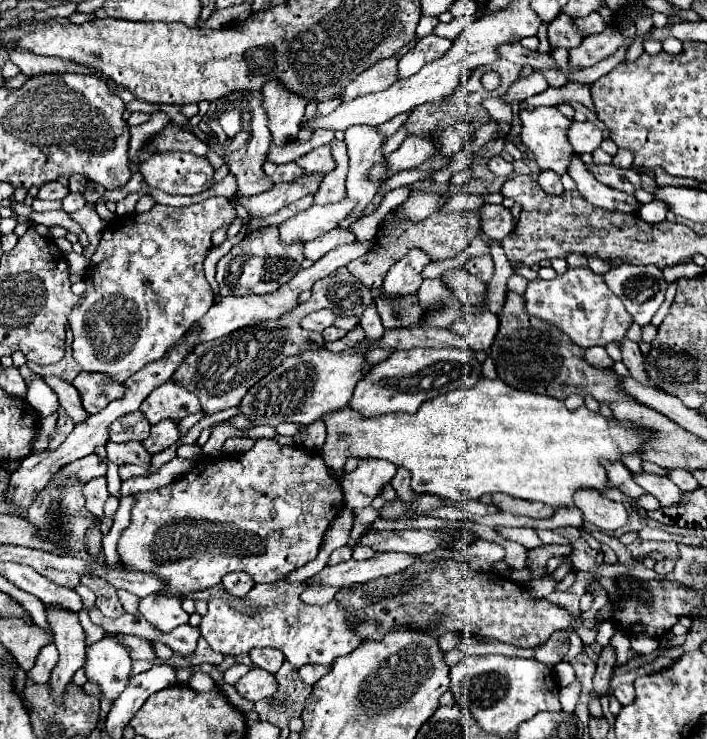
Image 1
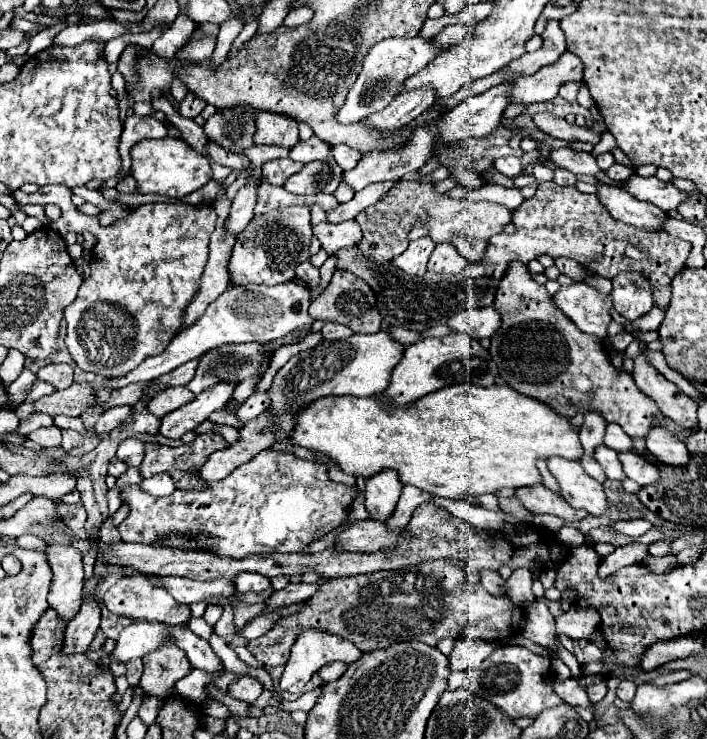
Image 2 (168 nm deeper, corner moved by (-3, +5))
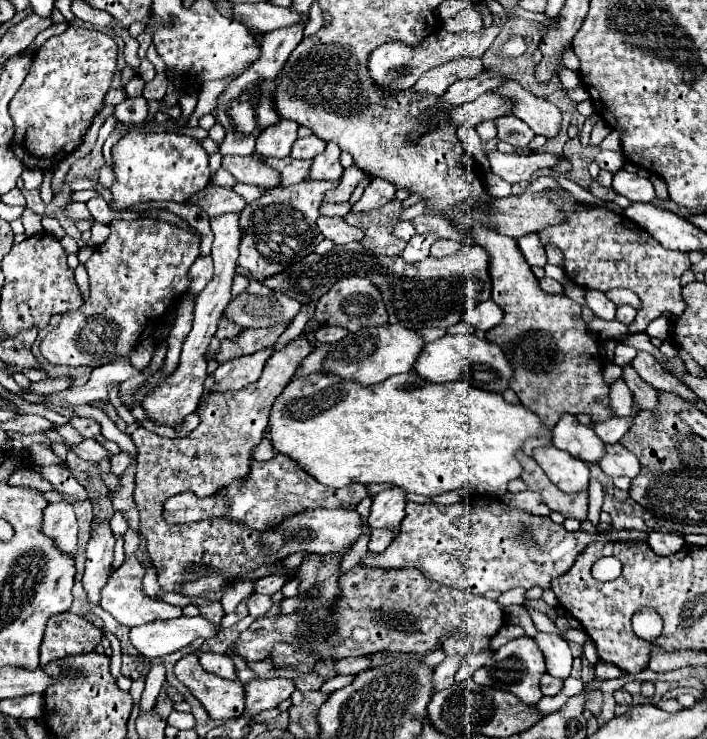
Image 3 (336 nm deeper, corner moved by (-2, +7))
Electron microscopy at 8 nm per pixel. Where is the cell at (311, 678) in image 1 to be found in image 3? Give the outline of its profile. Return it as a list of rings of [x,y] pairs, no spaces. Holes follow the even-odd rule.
[[[346,657],[336,663],[336,671],[342,675],[348,673],[362,673],[364,669],[370,669],[370,657]]]

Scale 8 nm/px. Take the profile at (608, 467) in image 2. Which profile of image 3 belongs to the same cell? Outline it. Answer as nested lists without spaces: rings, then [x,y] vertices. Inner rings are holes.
[[[564,413],[554,425],[552,445],[562,451],[568,451],[570,455],[586,463],[596,463],[598,457],[602,457],[604,453],[604,443],[594,433],[594,429],[578,423],[578,419],[570,413]]]

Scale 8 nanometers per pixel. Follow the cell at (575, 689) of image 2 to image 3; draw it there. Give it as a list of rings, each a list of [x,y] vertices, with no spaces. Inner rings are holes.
[[[548,673],[542,675],[542,681],[540,681],[540,689],[544,695],[556,695],[560,689],[562,689],[562,681],[550,677]]]

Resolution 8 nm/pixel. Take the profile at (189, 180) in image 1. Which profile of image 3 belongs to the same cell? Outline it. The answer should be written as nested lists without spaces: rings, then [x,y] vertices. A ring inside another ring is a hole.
[[[130,131],[122,135],[122,139],[112,147],[112,159],[112,211],[126,211],[132,209],[132,205],[150,201],[186,203],[192,195],[200,193],[210,183],[208,153],[202,149],[198,139],[182,133]]]

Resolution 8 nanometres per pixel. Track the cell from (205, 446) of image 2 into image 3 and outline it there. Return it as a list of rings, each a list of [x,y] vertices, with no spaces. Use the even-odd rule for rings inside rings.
[[[306,327],[304,333],[300,333],[294,341],[290,341],[286,347],[276,351],[268,359],[266,369],[256,383],[250,383],[242,389],[224,391],[224,393],[210,393],[208,397],[204,397],[204,401],[200,403],[200,407],[196,411],[200,417],[200,425],[188,437],[176,437],[176,439],[160,437],[144,427],[138,427],[130,435],[140,451],[138,453],[138,471],[136,471],[136,489],[134,489],[134,501],[140,509],[140,533],[146,537],[148,555],[158,571],[158,583],[160,583],[162,591],[180,593],[182,585],[192,581],[186,577],[186,571],[190,567],[204,565],[204,567],[216,569],[218,573],[226,573],[226,575],[222,575],[222,579],[230,581],[232,577],[240,579],[242,575],[248,575],[250,571],[256,571],[262,565],[272,565],[276,561],[284,561],[288,555],[298,553],[298,551],[334,553],[334,551],[342,551],[348,545],[358,541],[358,537],[362,533],[362,519],[356,511],[346,511],[346,509],[308,509],[308,511],[296,513],[292,517],[286,517],[286,519],[282,519],[282,523],[278,523],[270,529],[264,529],[264,531],[250,529],[248,525],[238,523],[230,517],[212,517],[206,521],[186,523],[186,525],[168,525],[162,517],[162,505],[164,505],[164,499],[168,499],[170,491],[192,491],[198,497],[212,497],[216,493],[222,493],[232,481],[240,481],[242,477],[246,477],[250,473],[252,451],[262,441],[262,437],[266,433],[268,413],[270,413],[270,405],[272,405],[274,397],[278,397],[278,393],[282,393],[282,389],[292,379],[292,375],[298,371],[304,357],[308,357],[314,351],[314,345],[310,345],[310,341],[308,341],[308,333],[312,333],[312,331],[314,331],[314,327]]]

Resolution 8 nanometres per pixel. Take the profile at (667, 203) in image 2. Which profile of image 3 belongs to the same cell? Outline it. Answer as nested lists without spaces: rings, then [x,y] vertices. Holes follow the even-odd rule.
[[[624,169],[614,173],[612,191],[618,193],[618,195],[628,197],[630,201],[642,201],[642,203],[650,203],[656,197],[650,179],[644,179],[636,173],[628,173]]]

